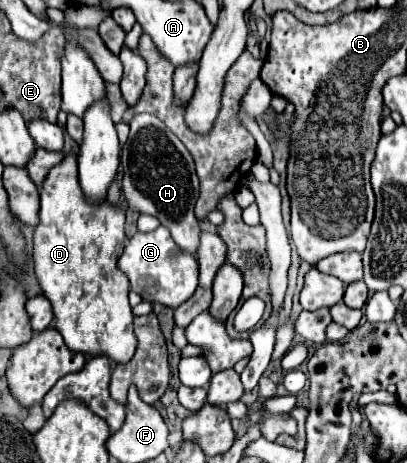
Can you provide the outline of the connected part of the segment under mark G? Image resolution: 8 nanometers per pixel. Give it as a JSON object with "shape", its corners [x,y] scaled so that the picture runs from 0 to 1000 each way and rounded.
{"shape":[[[388,488],[373,501],[334,501],[314,518],[314,531],[290,562],[290,579],[314,596],[319,622],[334,635],[344,635],[364,652],[393,652],[413,665],[437,665],[486,622],[482,557],[442,540],[403,488]]]}

